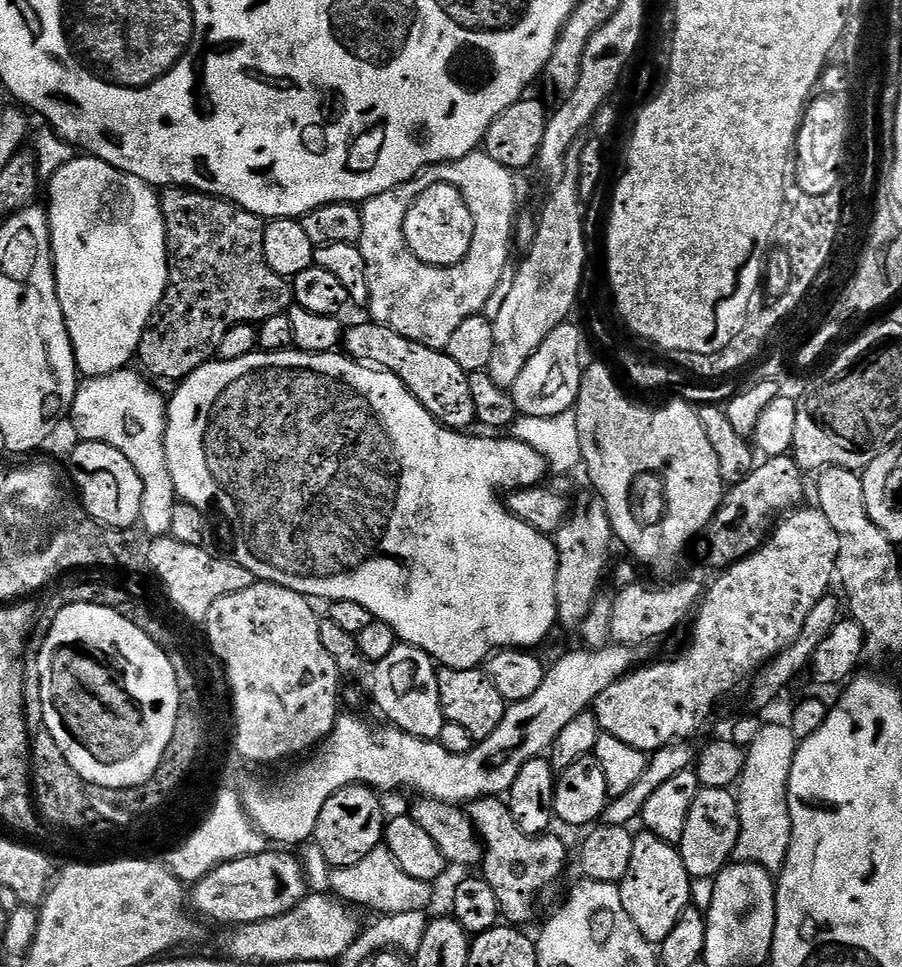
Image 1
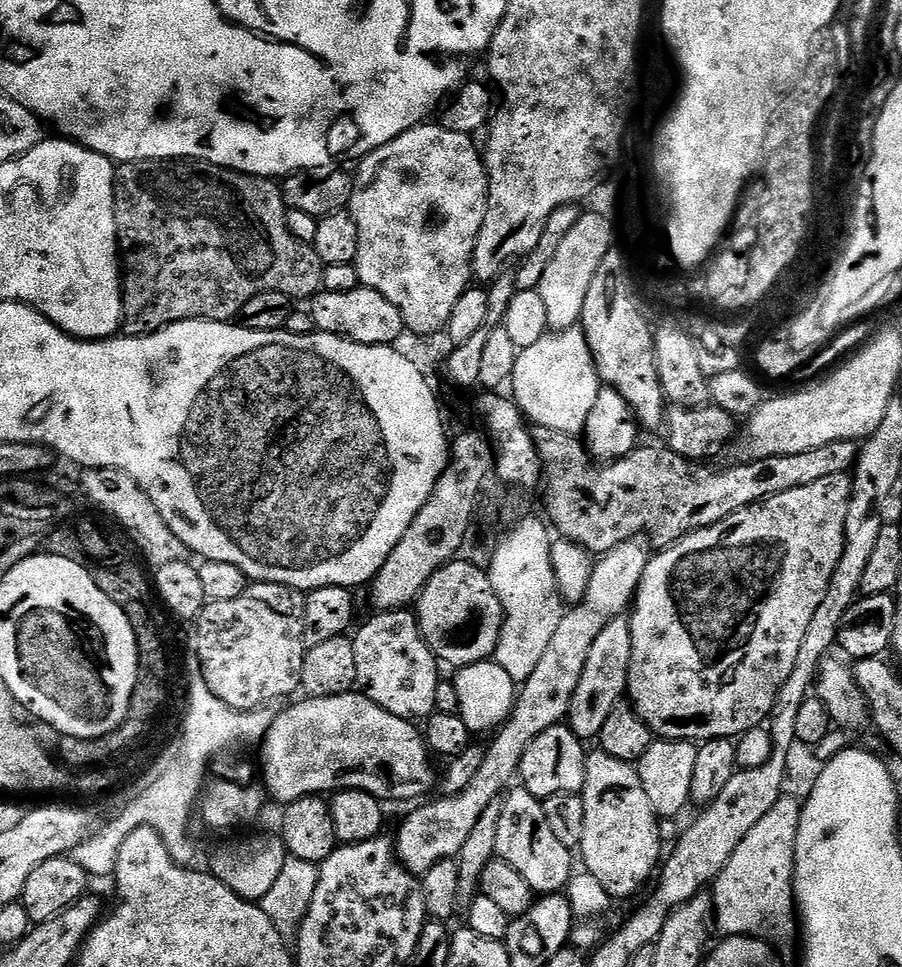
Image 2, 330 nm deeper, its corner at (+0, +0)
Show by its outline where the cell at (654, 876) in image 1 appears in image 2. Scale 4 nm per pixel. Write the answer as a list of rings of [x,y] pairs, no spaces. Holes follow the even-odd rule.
[[[602,750],[595,751],[588,752],[586,762],[586,782],[582,793],[586,806],[586,830],[582,830],[578,856],[579,859],[580,856],[584,859],[583,867],[586,871],[598,878],[598,882],[602,882],[602,890],[606,890],[609,896],[620,901],[634,895],[651,876],[653,879],[657,875],[658,865],[662,860],[661,821],[650,806],[650,798],[646,798],[646,790],[642,790],[642,782],[638,778],[635,767],[629,761],[614,758]]]

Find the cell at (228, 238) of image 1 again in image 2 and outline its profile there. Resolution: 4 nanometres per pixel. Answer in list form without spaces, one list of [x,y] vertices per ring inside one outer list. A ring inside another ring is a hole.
[[[134,160],[121,163],[116,168],[116,243],[120,245],[120,259],[122,261],[122,291],[124,294],[122,328],[130,336],[149,336],[152,332],[157,332],[174,322],[182,322],[183,320],[223,320],[225,322],[232,322],[239,317],[242,306],[246,306],[246,302],[250,302],[250,298],[254,298],[258,294],[277,292],[278,294],[286,294],[292,297],[293,301],[296,302],[304,299],[304,301],[307,301],[321,291],[324,282],[324,269],[326,266],[318,258],[315,247],[302,242],[298,238],[294,238],[294,234],[290,234],[290,230],[288,229],[288,214],[281,185],[272,178],[247,176],[244,172],[233,172],[230,168],[220,168],[217,164],[206,164],[203,160]]]

